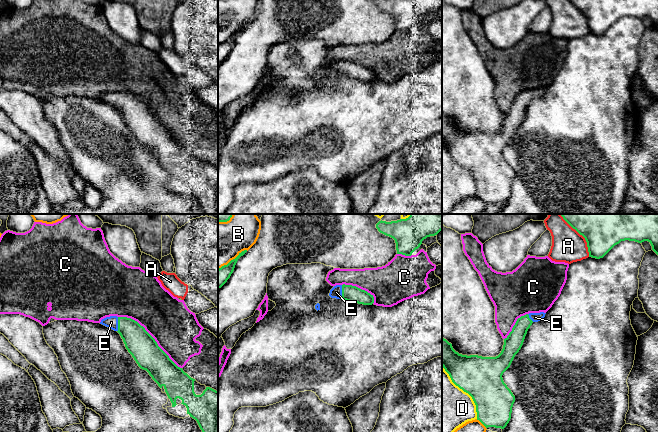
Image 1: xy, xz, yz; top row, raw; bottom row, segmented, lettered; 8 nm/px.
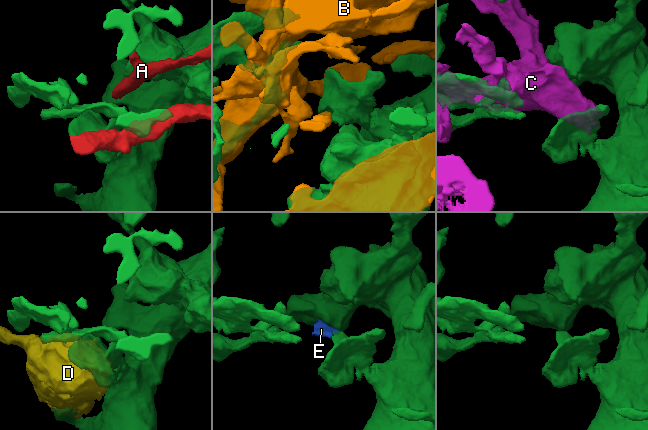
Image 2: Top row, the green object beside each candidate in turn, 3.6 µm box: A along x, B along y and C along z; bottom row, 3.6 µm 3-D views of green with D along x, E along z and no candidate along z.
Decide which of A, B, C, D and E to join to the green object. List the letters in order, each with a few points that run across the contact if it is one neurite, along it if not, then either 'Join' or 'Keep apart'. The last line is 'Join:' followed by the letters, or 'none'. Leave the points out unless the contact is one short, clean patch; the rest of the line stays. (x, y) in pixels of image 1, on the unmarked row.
A: Keep apart
B: Keep apart
C: Keep apart
D: Keep apart
E: Line: xy (140, 120), (118, 100), (111, 98). Join
Join: E

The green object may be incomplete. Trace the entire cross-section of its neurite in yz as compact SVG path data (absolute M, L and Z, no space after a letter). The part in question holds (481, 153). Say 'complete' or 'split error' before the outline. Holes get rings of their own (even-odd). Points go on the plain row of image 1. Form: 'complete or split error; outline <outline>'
split error; outline M529 89L518 94L496 133L459 130L451 119L442 114L442 143L452 158L472 173L477 196L486 204L504 205L509 199L515 172L504 159L502 151L521 125L532 99L542 96L545 90Z

